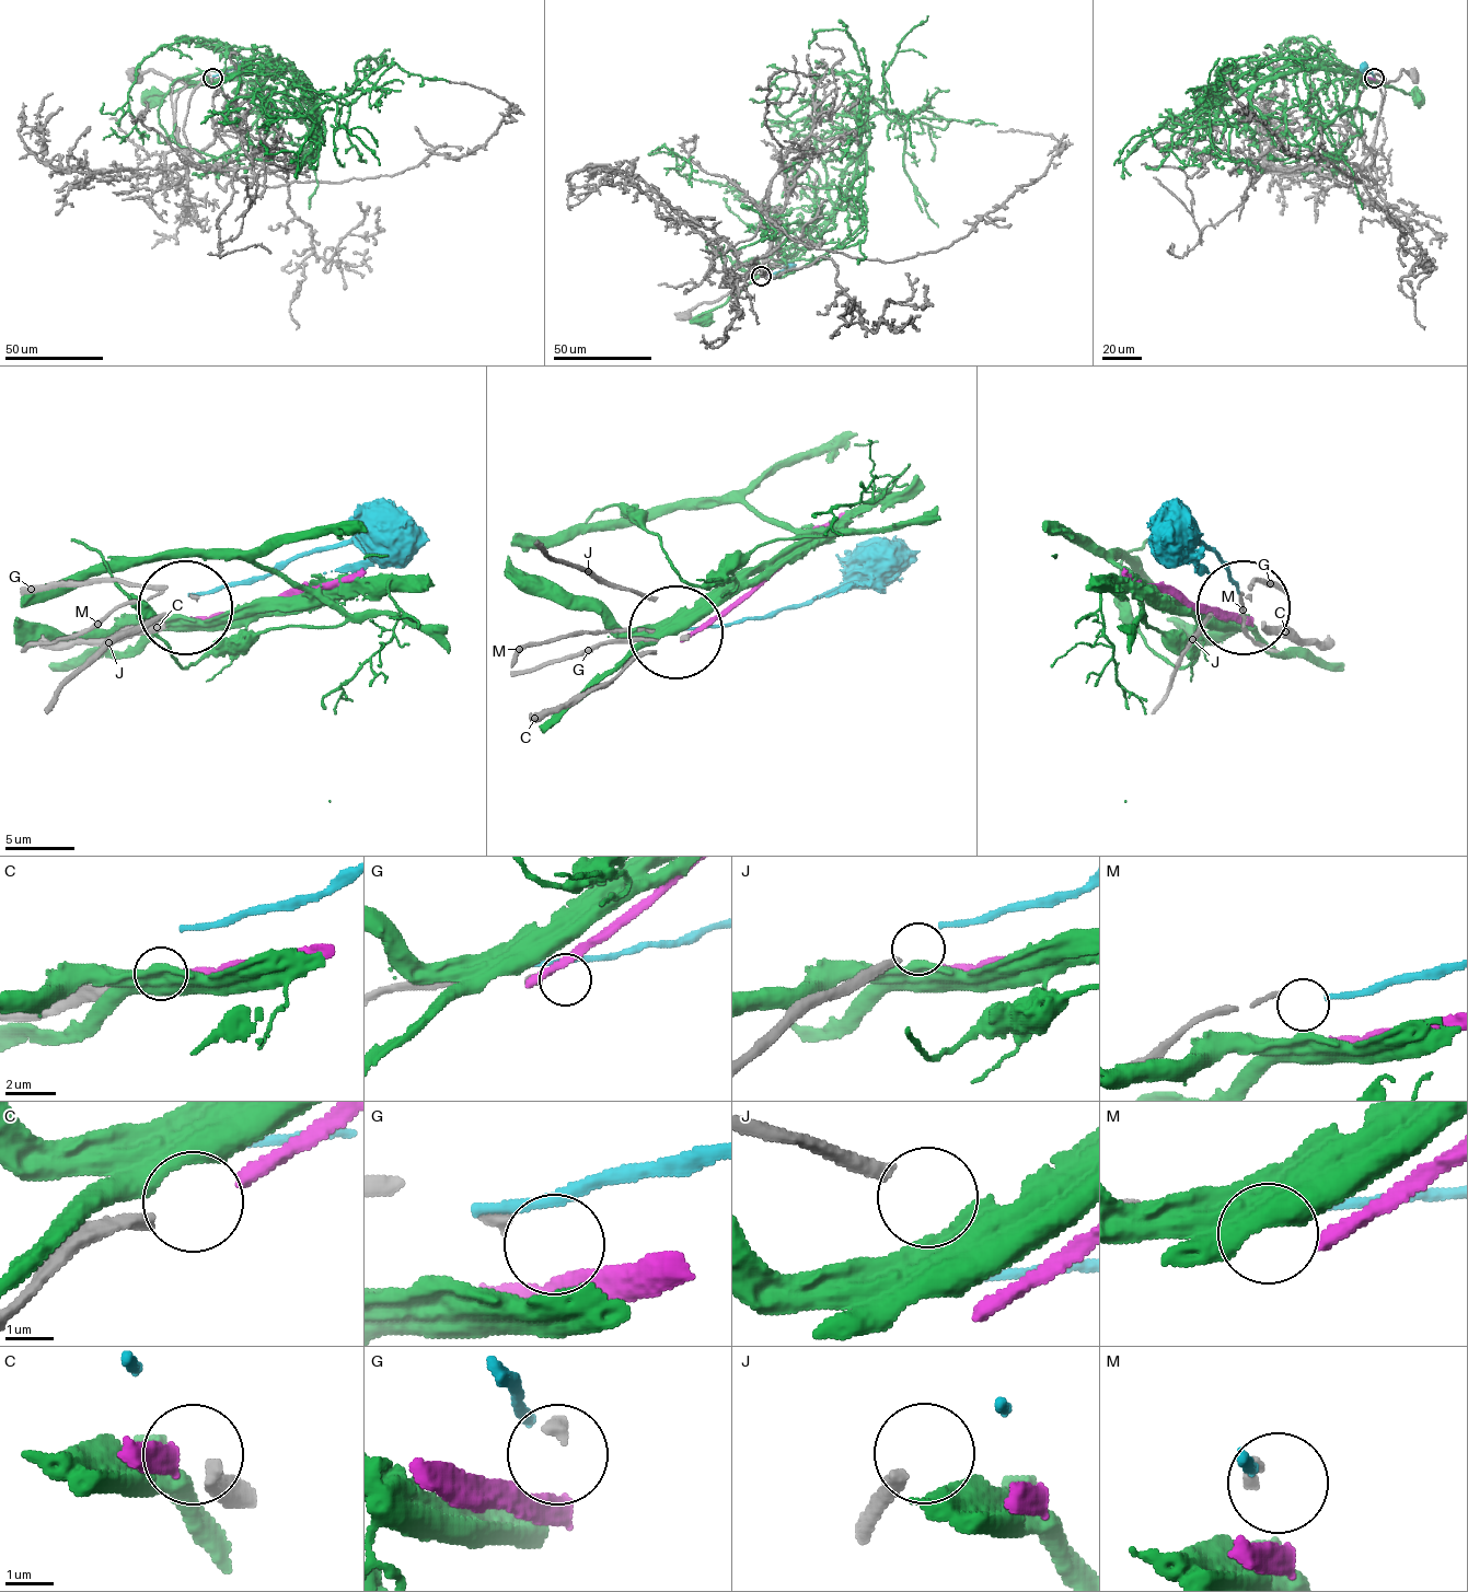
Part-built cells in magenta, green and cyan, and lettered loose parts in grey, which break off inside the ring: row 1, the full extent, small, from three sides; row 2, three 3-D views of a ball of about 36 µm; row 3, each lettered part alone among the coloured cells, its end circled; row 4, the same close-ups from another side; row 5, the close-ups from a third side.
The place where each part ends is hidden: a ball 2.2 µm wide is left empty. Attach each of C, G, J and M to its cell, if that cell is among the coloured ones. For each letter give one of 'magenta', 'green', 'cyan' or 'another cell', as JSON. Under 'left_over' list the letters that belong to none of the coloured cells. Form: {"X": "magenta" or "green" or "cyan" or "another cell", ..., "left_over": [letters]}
{"C": "magenta", "G": "another cell", "J": "another cell", "M": "cyan", "left_over": ["G", "J"]}

